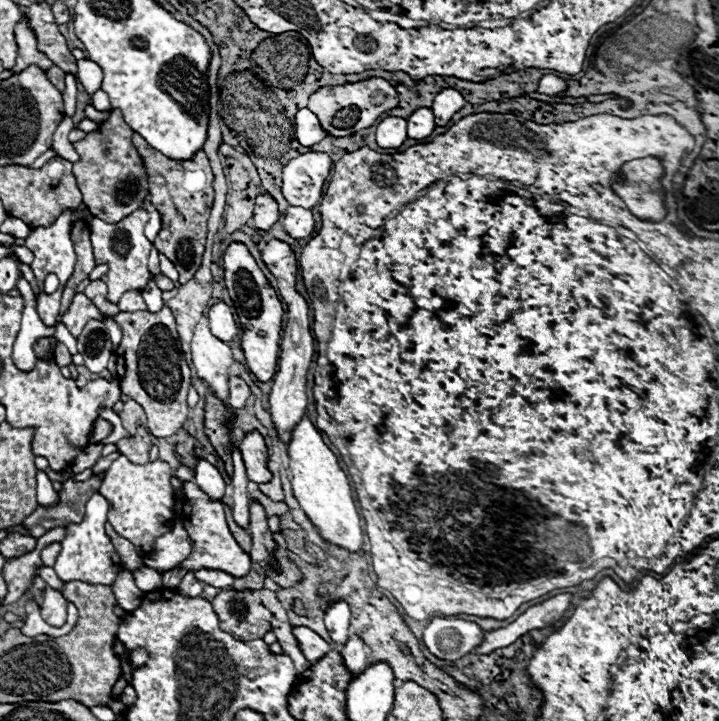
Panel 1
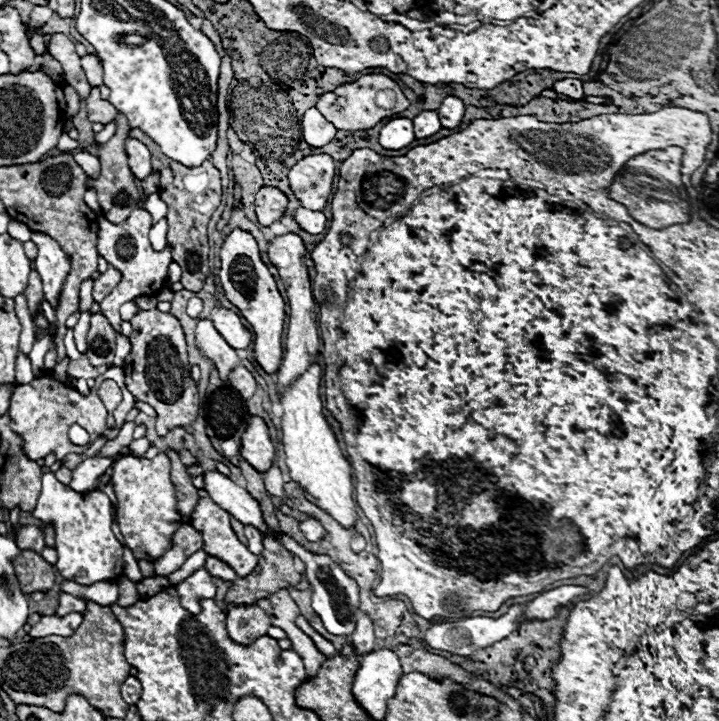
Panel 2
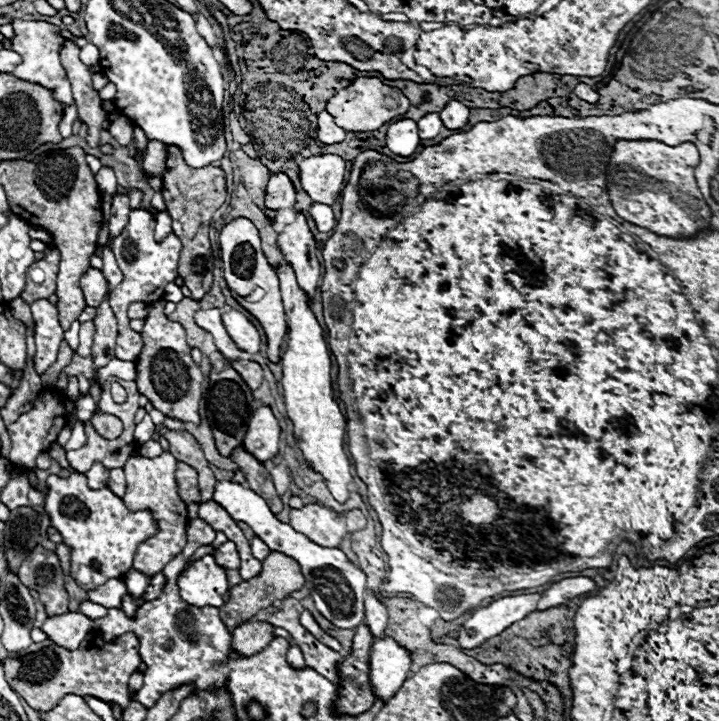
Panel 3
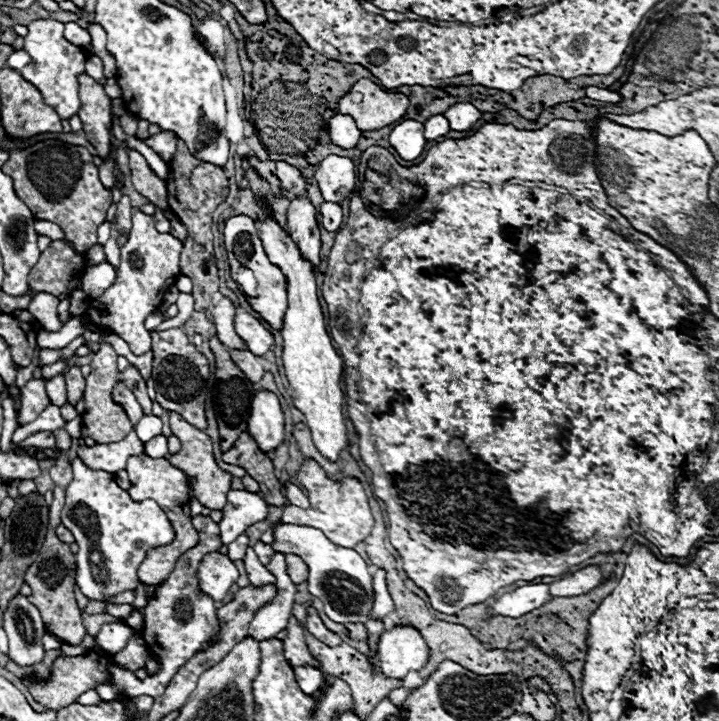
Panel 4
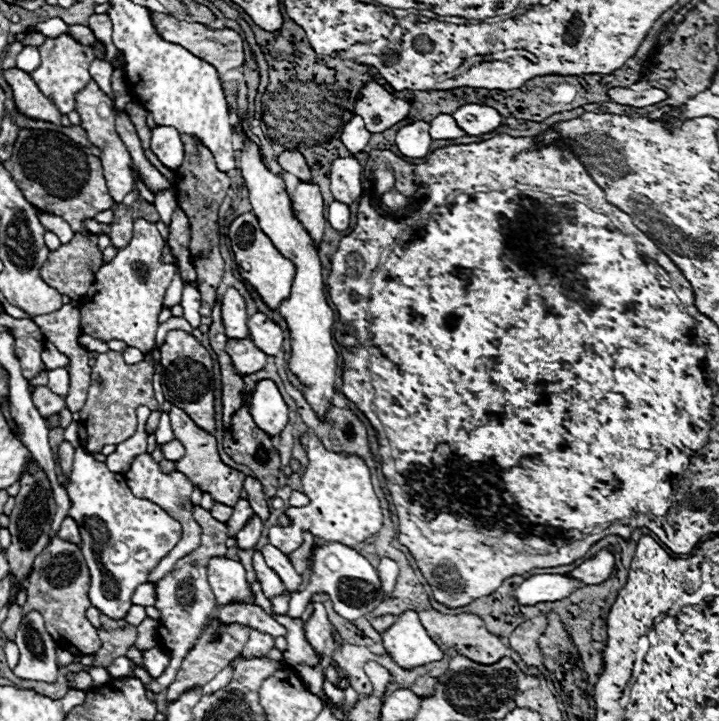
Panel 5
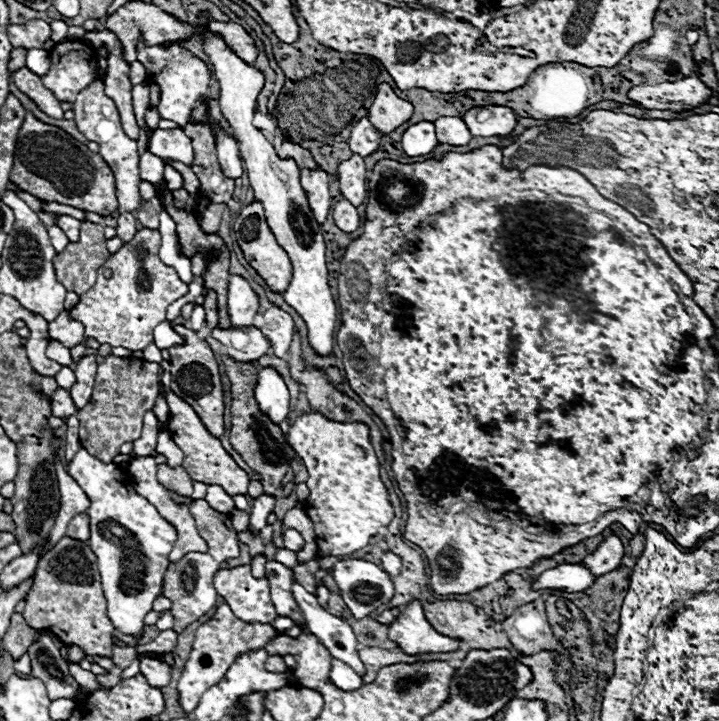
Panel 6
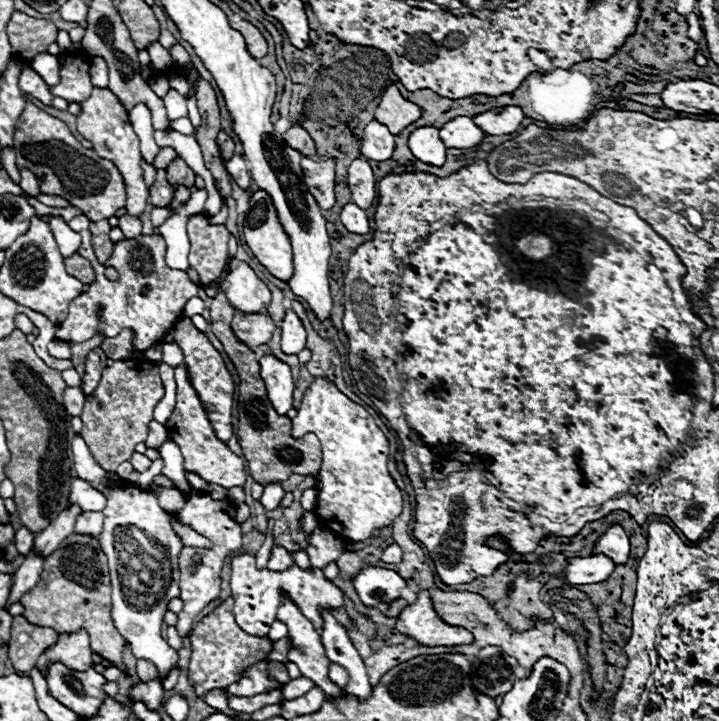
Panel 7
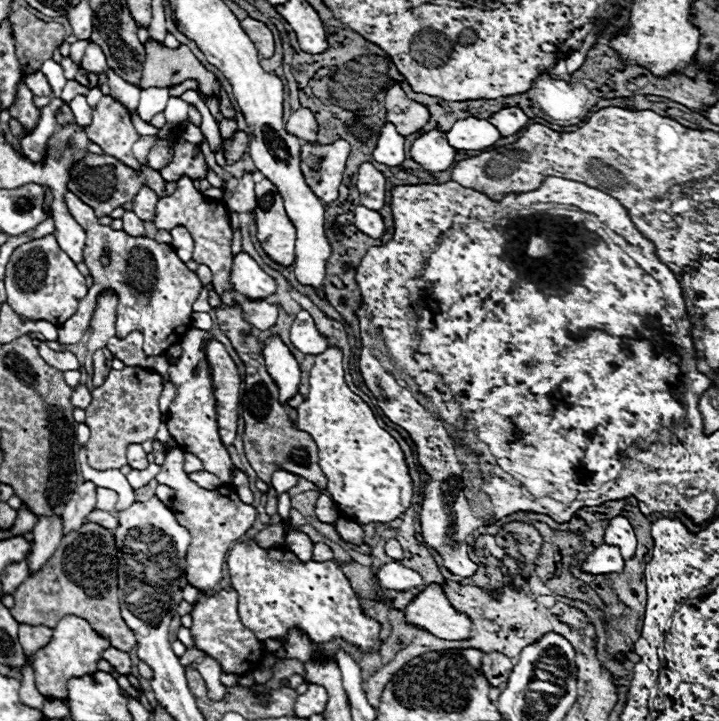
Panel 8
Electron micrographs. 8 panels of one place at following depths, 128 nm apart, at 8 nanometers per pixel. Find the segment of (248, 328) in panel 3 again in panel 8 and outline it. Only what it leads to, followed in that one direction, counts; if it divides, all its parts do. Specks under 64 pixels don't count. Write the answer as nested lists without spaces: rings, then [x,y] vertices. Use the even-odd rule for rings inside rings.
[[[306,310],[296,314],[296,320],[290,330],[290,340],[292,346],[296,346],[304,354],[320,354],[328,348],[328,340],[320,334],[314,318]]]

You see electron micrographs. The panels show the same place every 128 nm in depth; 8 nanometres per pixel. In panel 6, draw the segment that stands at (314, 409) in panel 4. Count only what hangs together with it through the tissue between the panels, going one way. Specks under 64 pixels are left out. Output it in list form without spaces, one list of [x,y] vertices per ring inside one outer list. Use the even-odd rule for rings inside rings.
[[[200,12],[196,16],[198,34],[196,38],[202,42],[204,54],[208,56],[208,62],[212,66],[214,78],[220,84],[220,110],[226,118],[228,126],[234,132],[234,138],[238,140],[238,148],[244,160],[244,168],[250,180],[250,186],[254,190],[256,200],[264,204],[264,212],[270,224],[270,230],[274,232],[278,244],[286,248],[290,260],[292,260],[292,282],[288,290],[284,292],[284,300],[304,318],[308,326],[308,342],[318,354],[332,352],[334,344],[334,326],[336,326],[336,302],[332,298],[330,286],[328,286],[328,268],[326,268],[326,242],[322,236],[322,226],[316,222],[308,196],[300,186],[300,168],[294,160],[280,158],[274,150],[274,146],[266,140],[266,136],[252,124],[256,114],[256,100],[260,90],[264,88],[264,76],[254,66],[246,64],[242,58],[234,54],[220,38],[220,34],[214,34],[208,30],[210,16],[208,12]]]

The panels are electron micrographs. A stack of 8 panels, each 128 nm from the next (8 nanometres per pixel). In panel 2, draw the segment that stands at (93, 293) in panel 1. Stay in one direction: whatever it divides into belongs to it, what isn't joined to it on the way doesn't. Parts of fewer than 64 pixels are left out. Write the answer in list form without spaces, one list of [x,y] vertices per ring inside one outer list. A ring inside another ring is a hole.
[[[108,266],[108,270],[104,274],[98,276],[98,280],[94,282],[94,300],[102,302],[106,298],[106,294],[120,282],[120,272],[114,266]]]

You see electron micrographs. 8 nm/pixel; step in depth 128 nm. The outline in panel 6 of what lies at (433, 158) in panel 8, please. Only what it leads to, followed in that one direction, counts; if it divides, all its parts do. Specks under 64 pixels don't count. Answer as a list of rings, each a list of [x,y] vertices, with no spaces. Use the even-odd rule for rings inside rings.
[[[418,122],[402,136],[402,148],[408,156],[426,156],[438,146],[436,128],[432,122]]]

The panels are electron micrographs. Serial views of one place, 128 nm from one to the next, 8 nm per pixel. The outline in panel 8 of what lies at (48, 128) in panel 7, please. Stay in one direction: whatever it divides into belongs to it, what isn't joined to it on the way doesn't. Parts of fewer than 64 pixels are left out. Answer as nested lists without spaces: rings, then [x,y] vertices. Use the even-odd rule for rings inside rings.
[[[20,82],[17,89],[14,104],[10,106],[9,113],[12,118],[16,118],[22,126],[34,128],[40,118],[40,110],[32,102],[34,95],[24,82]],[[88,154],[72,170],[72,180],[68,184],[68,190],[74,192],[82,202],[92,206],[96,210],[98,218],[102,218],[102,216],[110,216],[114,208],[130,202],[136,196],[136,192],[140,190],[140,186],[148,186],[156,194],[164,196],[164,178],[158,174],[158,170],[152,170],[152,168],[144,166],[144,174],[142,174],[142,172],[136,172],[134,168],[118,162],[114,156]]]

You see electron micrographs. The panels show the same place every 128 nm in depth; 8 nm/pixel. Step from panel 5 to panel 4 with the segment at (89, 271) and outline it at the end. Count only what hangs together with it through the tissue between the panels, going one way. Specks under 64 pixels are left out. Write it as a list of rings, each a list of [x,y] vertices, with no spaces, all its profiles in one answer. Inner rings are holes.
[[[54,240],[48,250],[40,254],[40,286],[30,282],[32,292],[50,292],[54,296],[68,296],[72,290],[82,290],[82,274],[86,272],[86,256],[78,254],[70,242]]]

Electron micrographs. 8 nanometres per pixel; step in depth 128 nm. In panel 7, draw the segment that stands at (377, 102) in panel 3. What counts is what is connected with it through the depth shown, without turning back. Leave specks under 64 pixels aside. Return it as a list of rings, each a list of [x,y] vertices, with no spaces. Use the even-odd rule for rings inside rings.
[[[392,84],[384,90],[382,100],[376,108],[376,120],[382,122],[392,134],[400,134],[408,124],[416,122],[422,116],[420,106],[414,106],[414,102],[406,100],[398,88]]]

